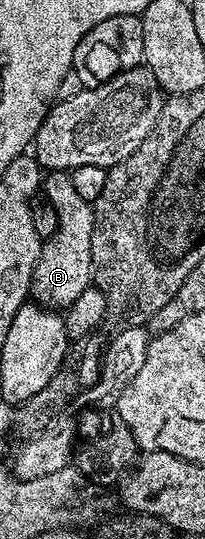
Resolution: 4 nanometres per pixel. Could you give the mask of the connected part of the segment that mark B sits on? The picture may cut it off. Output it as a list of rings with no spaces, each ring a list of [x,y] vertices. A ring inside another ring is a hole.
[[[49,171],[44,174],[43,197],[55,211],[57,229],[42,244],[41,253],[37,257],[33,268],[31,297],[42,307],[67,307],[91,285],[93,207],[90,202],[75,195],[75,187],[65,171]]]

